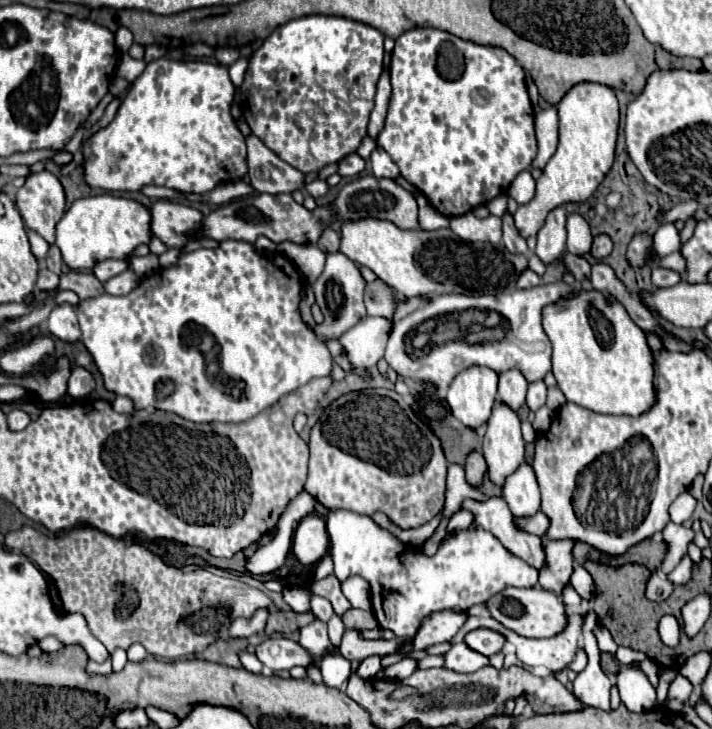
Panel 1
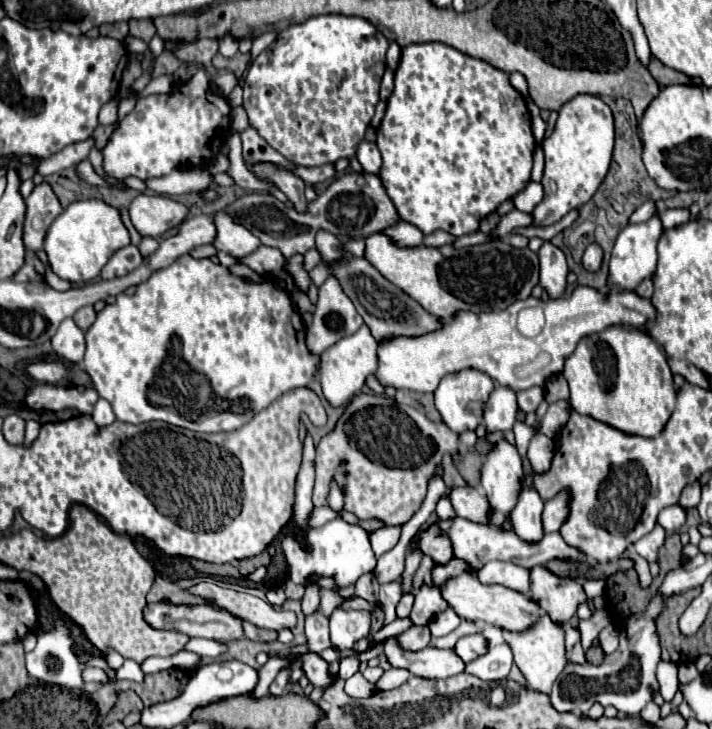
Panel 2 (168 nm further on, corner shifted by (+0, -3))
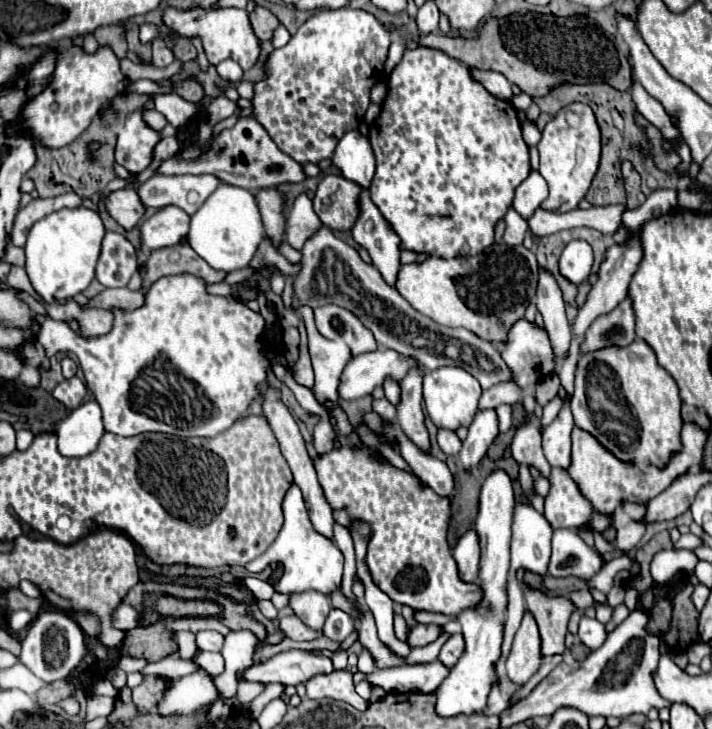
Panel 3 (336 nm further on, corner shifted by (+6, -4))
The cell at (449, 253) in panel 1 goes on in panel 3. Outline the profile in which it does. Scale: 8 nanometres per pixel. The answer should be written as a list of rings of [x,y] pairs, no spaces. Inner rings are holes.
[[[493,243],[473,257],[427,257],[423,263],[401,265],[395,289],[409,301],[413,309],[445,327],[463,327],[485,341],[503,347],[511,323],[525,315],[527,305],[535,297],[537,259],[533,251]]]

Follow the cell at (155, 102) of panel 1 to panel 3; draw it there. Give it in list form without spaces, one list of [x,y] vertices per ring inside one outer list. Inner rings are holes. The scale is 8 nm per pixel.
[[[133,113],[123,121],[117,133],[115,161],[131,173],[141,173],[151,165],[159,141],[161,131],[149,127],[139,113]]]

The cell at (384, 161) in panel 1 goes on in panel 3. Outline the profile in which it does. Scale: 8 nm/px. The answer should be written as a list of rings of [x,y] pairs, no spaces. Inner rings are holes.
[[[349,131],[337,143],[333,163],[341,169],[343,177],[361,185],[369,187],[375,175],[375,155],[369,145],[369,139],[363,137],[359,131]]]

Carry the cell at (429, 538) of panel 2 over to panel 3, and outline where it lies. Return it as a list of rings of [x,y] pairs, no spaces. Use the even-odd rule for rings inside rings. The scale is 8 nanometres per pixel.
[[[343,441],[343,447],[339,451],[319,455],[319,459],[315,461],[315,469],[319,475],[319,483],[325,491],[325,497],[333,507],[335,521],[347,527],[349,519],[361,519],[371,525],[373,537],[367,549],[367,565],[371,569],[375,583],[395,603],[409,605],[415,611],[425,609],[443,615],[457,615],[457,611],[465,611],[465,607],[473,607],[473,603],[481,603],[481,587],[477,587],[477,583],[465,583],[459,577],[457,563],[447,543],[449,499],[439,497],[429,487],[421,487],[415,475],[395,469],[389,463],[379,463],[373,457],[371,449],[355,451],[347,441]]]

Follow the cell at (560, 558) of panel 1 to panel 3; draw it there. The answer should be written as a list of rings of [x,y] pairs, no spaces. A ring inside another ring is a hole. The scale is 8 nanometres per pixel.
[[[517,571],[517,581],[523,587],[523,595],[527,601],[527,609],[533,613],[539,633],[541,633],[541,651],[543,655],[563,653],[567,621],[569,615],[577,609],[569,597],[549,597],[547,593],[533,589],[523,581],[525,571]]]

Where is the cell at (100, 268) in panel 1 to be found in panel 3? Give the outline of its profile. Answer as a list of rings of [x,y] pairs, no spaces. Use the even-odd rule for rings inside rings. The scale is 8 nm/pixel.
[[[107,231],[101,257],[97,263],[97,279],[105,287],[125,287],[137,271],[135,247],[115,231]]]

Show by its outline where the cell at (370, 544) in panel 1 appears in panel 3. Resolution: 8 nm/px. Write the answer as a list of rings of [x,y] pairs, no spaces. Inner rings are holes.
[[[293,483],[283,499],[283,515],[285,523],[273,541],[273,545],[245,565],[247,571],[257,573],[263,571],[269,563],[281,563],[283,565],[283,577],[277,581],[275,589],[281,593],[301,593],[301,591],[321,591],[323,595],[331,595],[341,587],[343,579],[343,553],[339,551],[337,543],[317,531],[313,531],[313,523],[309,519],[309,513],[305,509],[301,489]]]

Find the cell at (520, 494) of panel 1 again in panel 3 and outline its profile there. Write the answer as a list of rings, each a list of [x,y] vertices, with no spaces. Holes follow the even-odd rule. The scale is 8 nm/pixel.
[[[517,503],[515,515],[513,515],[513,539],[510,545],[510,567],[508,581],[511,575],[515,575],[518,569],[527,569],[545,575],[547,573],[547,563],[551,557],[551,533],[553,529],[549,527],[547,519],[535,511],[529,503]]]

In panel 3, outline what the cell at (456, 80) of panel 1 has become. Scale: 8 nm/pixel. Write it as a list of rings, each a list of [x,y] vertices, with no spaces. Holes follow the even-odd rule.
[[[415,47],[415,49],[407,49],[403,53],[403,59],[399,61],[399,65],[391,71],[389,75],[389,89],[387,89],[387,97],[381,105],[381,113],[375,119],[375,123],[369,127],[369,141],[377,159],[377,171],[375,177],[369,185],[369,195],[373,199],[373,203],[379,207],[381,215],[391,223],[391,227],[395,229],[395,233],[401,239],[401,247],[403,249],[413,249],[417,253],[427,253],[433,257],[457,257],[457,255],[477,255],[483,249],[487,249],[493,243],[493,227],[495,223],[507,213],[507,209],[513,203],[513,195],[515,189],[527,179],[531,167],[529,167],[529,147],[521,137],[521,123],[517,119],[517,111],[511,105],[511,101],[503,101],[497,99],[495,95],[491,95],[479,81],[473,79],[471,69],[465,67],[461,61],[451,59],[449,55],[445,55],[443,51],[431,49],[431,47]]]

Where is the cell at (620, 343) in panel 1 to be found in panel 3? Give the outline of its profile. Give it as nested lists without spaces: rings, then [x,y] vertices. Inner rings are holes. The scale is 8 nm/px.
[[[635,339],[629,347],[603,347],[589,355],[581,355],[575,371],[575,391],[571,397],[571,411],[575,425],[589,431],[621,461],[635,463],[639,467],[663,467],[673,451],[681,449],[681,399],[675,379],[657,363],[653,349]]]

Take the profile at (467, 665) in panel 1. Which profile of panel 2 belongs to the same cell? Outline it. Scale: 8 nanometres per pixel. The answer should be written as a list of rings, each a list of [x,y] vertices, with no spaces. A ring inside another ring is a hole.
[[[395,636],[383,640],[383,650],[387,662],[393,668],[405,668],[421,678],[435,678],[435,680],[449,678],[463,672],[465,666],[461,658],[455,658],[453,650],[439,650],[427,646],[423,650],[411,652],[411,650],[403,650]]]

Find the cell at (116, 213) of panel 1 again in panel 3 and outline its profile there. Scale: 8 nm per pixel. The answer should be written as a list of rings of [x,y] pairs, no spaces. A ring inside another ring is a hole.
[[[77,207],[77,209],[61,209],[55,211],[41,221],[37,221],[25,243],[25,271],[31,279],[33,289],[47,301],[73,297],[89,287],[95,279],[95,265],[101,253],[101,243],[105,237],[105,225],[99,213]]]

